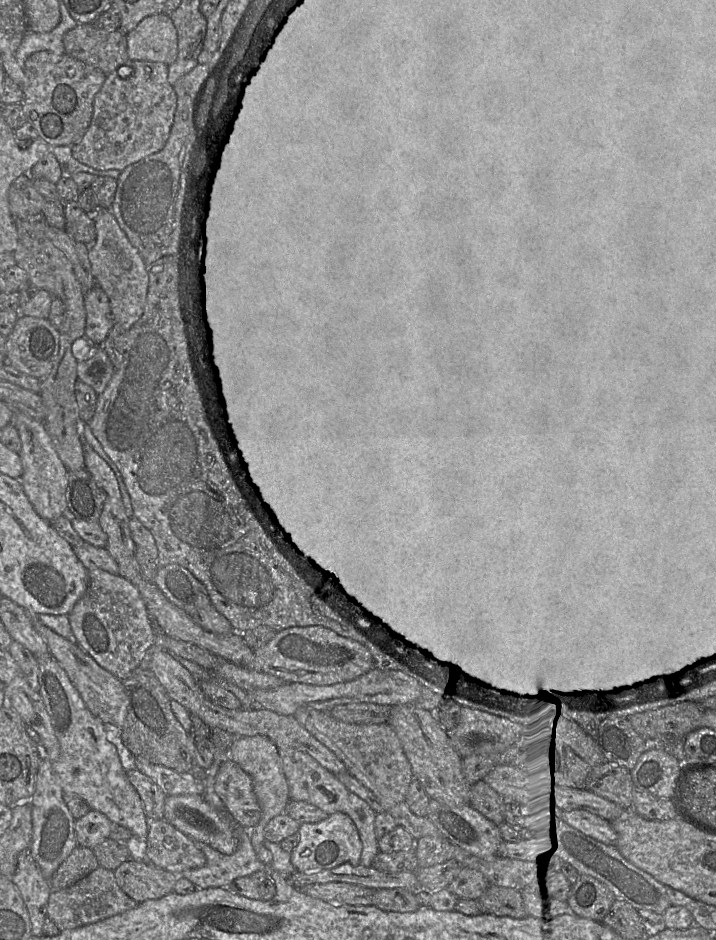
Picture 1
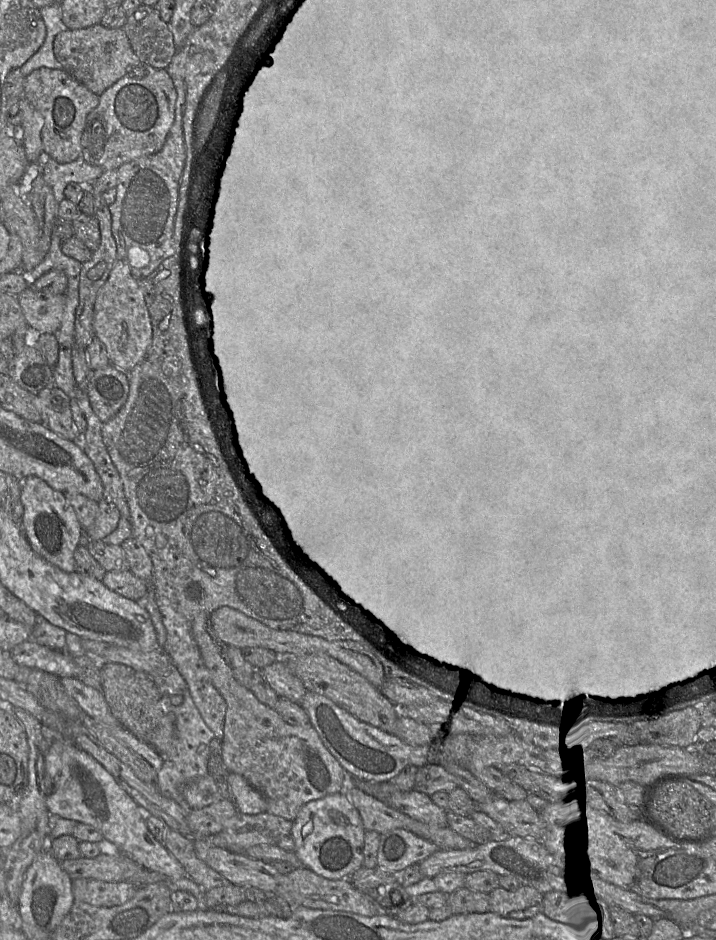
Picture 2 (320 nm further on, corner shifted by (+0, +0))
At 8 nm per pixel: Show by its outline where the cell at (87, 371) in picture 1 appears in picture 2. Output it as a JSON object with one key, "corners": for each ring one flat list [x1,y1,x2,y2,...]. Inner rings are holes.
{"corners":[[112,364,95,370,90,378,87,395,93,411,102,423,113,418,127,401,129,377]]}

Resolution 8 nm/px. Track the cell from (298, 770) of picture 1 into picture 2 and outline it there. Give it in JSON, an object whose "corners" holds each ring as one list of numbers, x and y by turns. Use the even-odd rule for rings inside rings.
{"corners":[[197,613,191,623,191,632,212,683,227,705,221,740,223,763,228,772,243,776,263,796,267,813,293,821,304,804,344,791,349,777,310,723,288,724,235,679,225,645,216,638,210,626,210,614]]}

